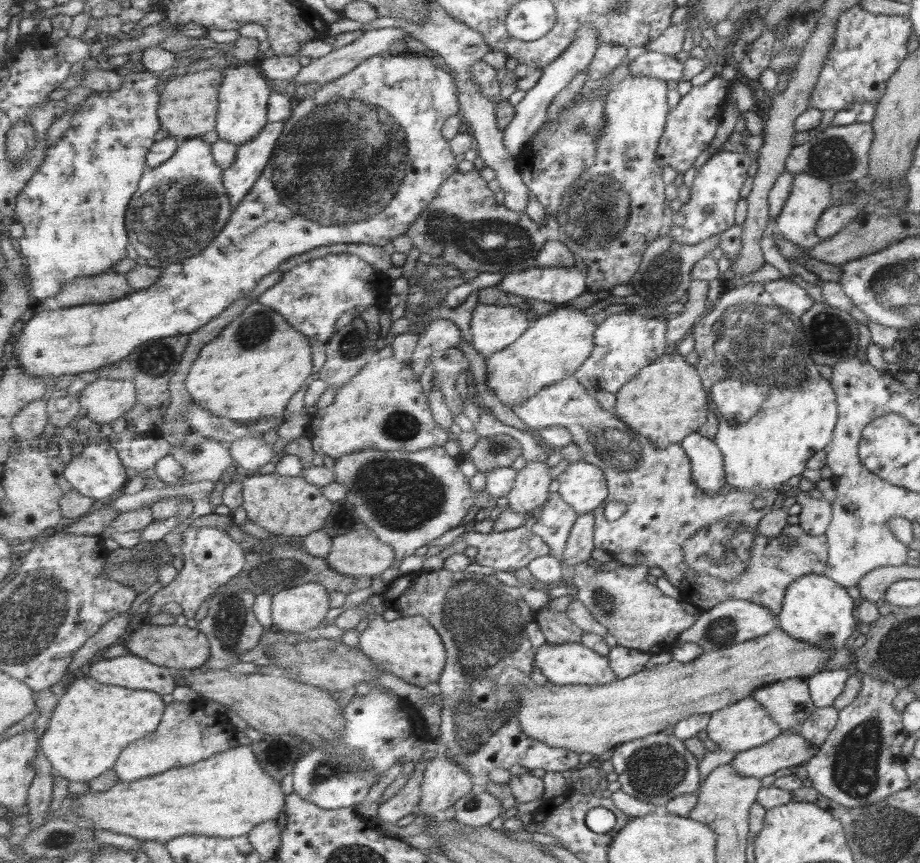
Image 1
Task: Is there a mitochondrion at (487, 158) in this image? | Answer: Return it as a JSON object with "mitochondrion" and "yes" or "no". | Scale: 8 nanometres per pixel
{"mitochondrion":"no"}

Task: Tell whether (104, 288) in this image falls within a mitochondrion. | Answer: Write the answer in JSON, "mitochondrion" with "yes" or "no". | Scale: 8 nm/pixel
{"mitochondrion":"no"}

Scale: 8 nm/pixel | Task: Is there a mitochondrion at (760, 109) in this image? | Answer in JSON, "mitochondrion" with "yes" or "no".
{"mitochondrion":"no"}

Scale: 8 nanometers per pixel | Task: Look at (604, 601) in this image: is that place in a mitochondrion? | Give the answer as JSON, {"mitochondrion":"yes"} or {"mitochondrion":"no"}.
{"mitochondrion":"yes"}

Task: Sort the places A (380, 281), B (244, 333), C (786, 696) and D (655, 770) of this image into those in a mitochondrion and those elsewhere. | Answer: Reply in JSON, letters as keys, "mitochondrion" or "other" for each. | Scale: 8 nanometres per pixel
{"A":"other","B":"mitochondrion","C":"other","D":"mitochondrion"}

